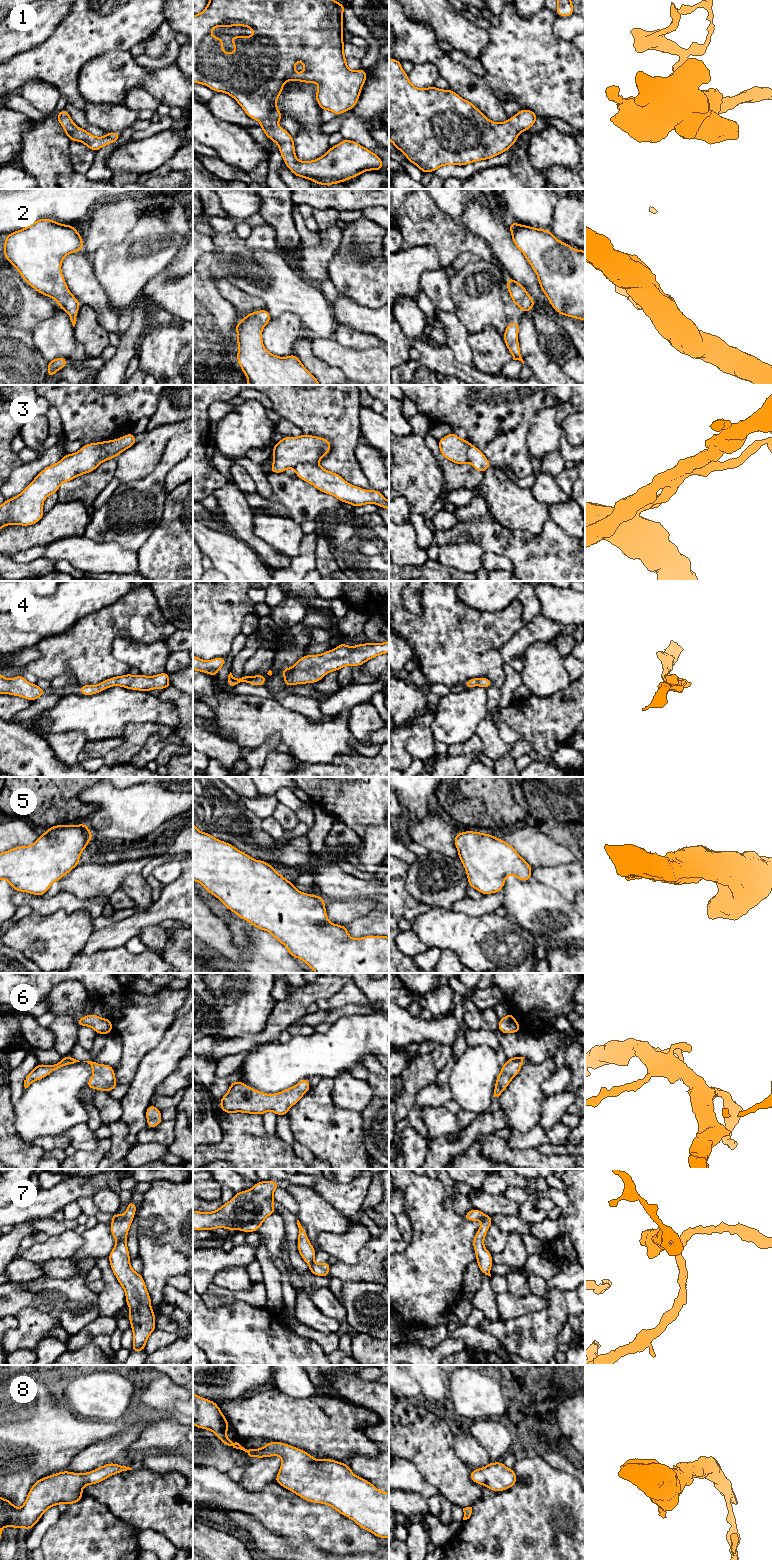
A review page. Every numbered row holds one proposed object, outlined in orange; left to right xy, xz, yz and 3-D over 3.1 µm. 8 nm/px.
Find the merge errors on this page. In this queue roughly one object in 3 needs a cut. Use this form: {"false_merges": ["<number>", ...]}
{"false_merges": ["3", "7"]}

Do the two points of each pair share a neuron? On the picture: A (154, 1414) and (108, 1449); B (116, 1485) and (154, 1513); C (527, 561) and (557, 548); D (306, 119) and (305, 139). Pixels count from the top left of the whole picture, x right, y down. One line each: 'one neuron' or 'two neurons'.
A: one neuron
B: one neuron
C: one neuron
D: one neuron

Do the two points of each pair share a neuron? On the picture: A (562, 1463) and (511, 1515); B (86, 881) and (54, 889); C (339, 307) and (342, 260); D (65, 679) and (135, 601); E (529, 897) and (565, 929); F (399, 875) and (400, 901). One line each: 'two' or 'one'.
A: two
B: two
C: two
D: two
E: one
F: one

